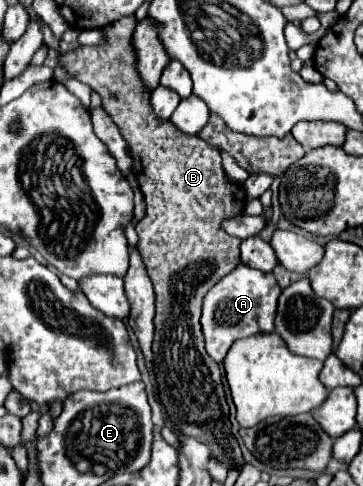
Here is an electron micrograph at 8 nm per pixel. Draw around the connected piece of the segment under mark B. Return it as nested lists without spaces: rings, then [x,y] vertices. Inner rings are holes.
[[[132,16],[108,24],[104,28],[108,44],[78,46],[74,52],[62,54],[60,64],[70,74],[74,74],[76,80],[88,84],[92,90],[100,94],[102,108],[110,114],[112,122],[120,128],[120,134],[128,142],[128,150],[134,160],[132,172],[140,184],[146,202],[146,216],[136,224],[138,252],[142,254],[144,266],[148,262],[148,276],[154,284],[154,294],[156,294],[152,368],[156,376],[156,392],[160,398],[160,406],[166,414],[166,422],[172,422],[172,428],[180,430],[180,434],[192,434],[192,438],[204,442],[212,450],[212,456],[218,462],[222,462],[228,470],[232,470],[232,466],[242,466],[244,458],[230,430],[228,404],[220,378],[220,366],[208,356],[204,348],[204,338],[200,330],[200,310],[206,292],[230,270],[234,270],[236,264],[240,262],[240,250],[238,250],[240,240],[228,236],[220,228],[220,222],[224,218],[242,214],[244,192],[242,186],[228,182],[220,164],[220,152],[216,148],[208,146],[202,138],[182,134],[168,120],[160,120],[160,124],[156,124],[156,116],[150,108],[150,94],[142,88],[142,82],[138,80],[138,74],[134,70],[134,54],[130,46],[130,36],[134,26],[136,22]]]

